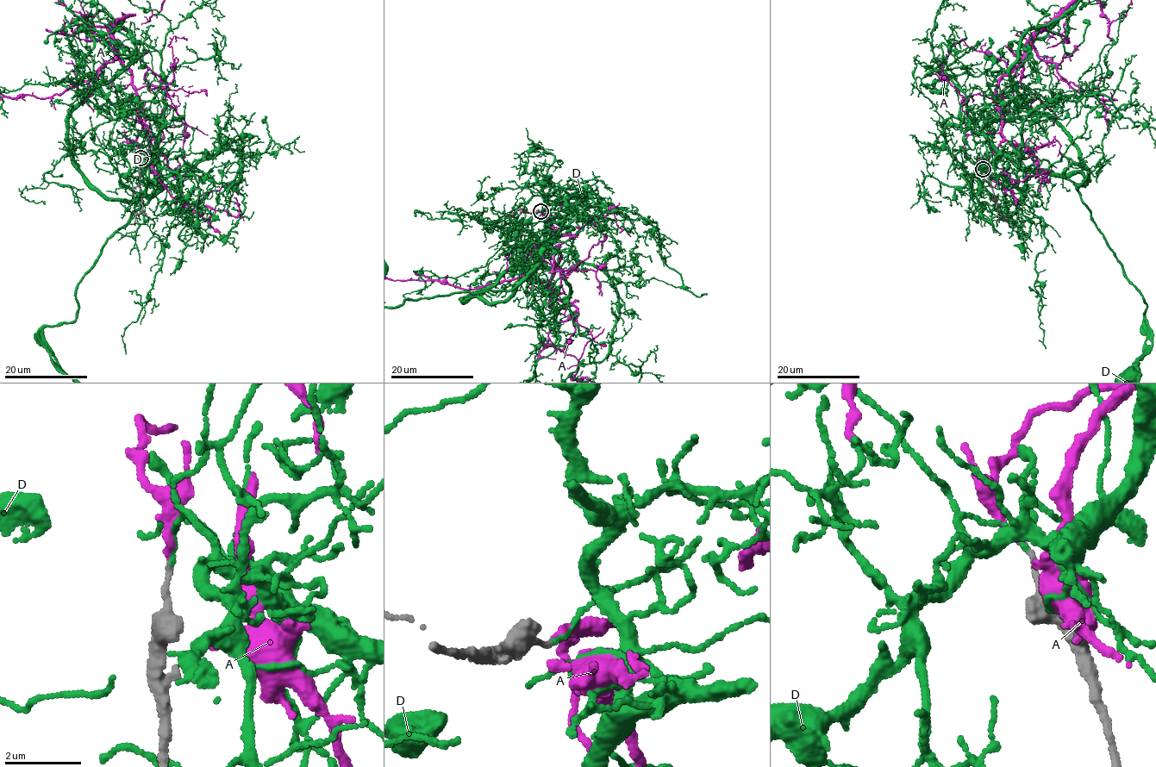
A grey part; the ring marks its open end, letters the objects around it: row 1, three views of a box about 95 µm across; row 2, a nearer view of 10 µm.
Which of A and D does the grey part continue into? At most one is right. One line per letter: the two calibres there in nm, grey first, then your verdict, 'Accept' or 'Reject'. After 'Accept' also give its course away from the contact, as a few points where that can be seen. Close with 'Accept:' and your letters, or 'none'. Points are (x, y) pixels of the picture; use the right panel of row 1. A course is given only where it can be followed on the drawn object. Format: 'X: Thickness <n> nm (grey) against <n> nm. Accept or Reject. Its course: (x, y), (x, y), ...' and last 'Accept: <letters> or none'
A: Thickness 120 nm (grey) against 180 nm. Accept
D: Thickness 120 nm (grey) against 80 nm. Reject
Accept: A

